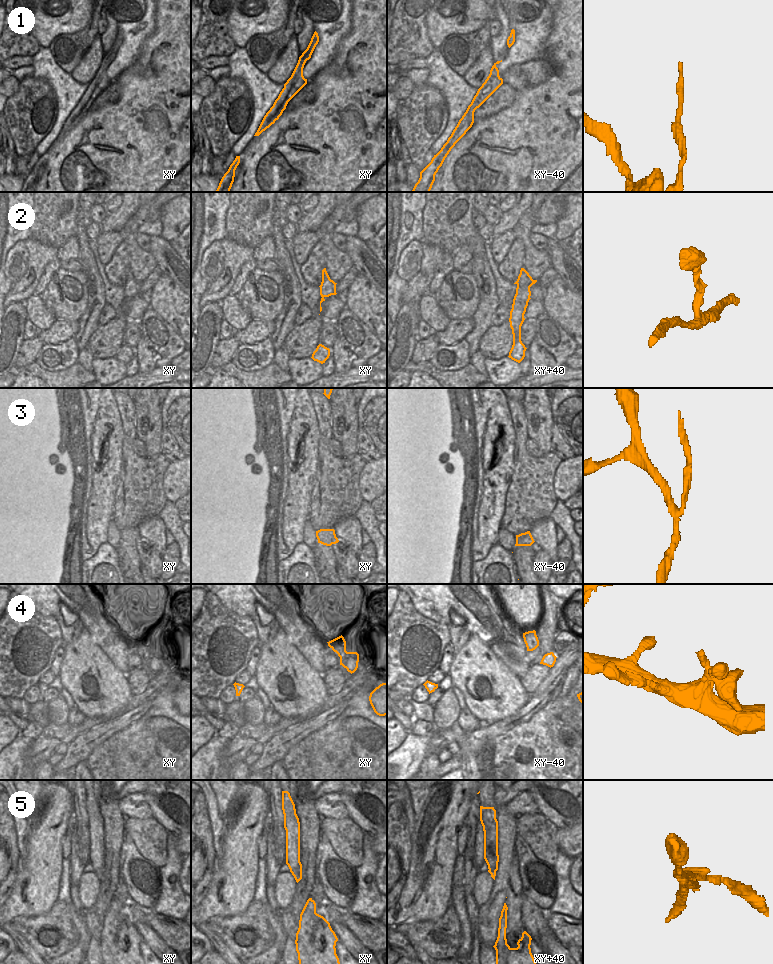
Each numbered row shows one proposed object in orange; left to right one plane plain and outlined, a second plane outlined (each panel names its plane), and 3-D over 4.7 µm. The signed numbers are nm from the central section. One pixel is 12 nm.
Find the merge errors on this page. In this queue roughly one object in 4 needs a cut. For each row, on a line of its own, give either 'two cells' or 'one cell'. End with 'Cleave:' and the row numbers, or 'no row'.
1: two cells
2: one cell
3: two cells
4: one cell
5: two cells
Cleave: 1, 3, 5

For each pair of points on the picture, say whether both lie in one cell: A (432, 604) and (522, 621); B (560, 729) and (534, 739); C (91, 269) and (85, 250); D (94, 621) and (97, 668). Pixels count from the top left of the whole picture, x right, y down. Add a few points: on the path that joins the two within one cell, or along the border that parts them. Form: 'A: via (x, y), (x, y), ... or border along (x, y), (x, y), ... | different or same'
A: border along (496, 597), (501, 612), (513, 624) | different
B: border along (559, 719), (553, 722), (551, 731), (555, 745) | different
C: via (88, 264), (86, 255) | same
D: border along (83, 627), (112, 662) | different

